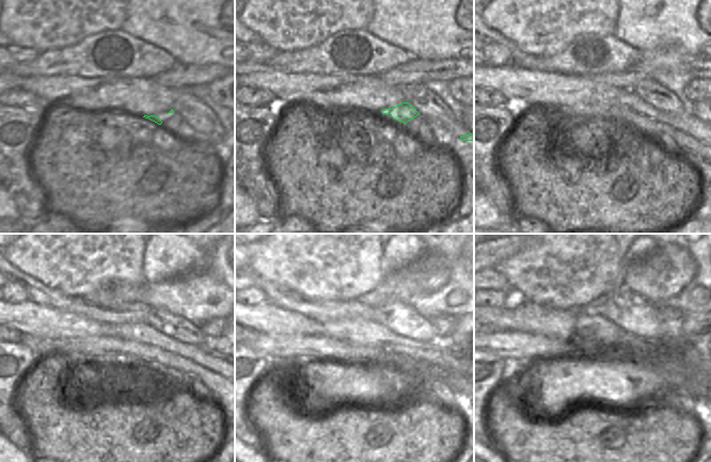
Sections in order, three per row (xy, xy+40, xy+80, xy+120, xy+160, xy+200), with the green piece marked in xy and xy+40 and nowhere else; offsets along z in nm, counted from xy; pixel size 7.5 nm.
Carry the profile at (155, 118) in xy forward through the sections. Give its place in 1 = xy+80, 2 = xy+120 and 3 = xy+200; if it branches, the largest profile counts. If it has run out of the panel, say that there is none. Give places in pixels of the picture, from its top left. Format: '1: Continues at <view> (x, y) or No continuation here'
1: Continues at xy+80 (689, 123)
2: Continues at xy+120 (142, 332)
3: Continues at xy+200 (527, 317).

